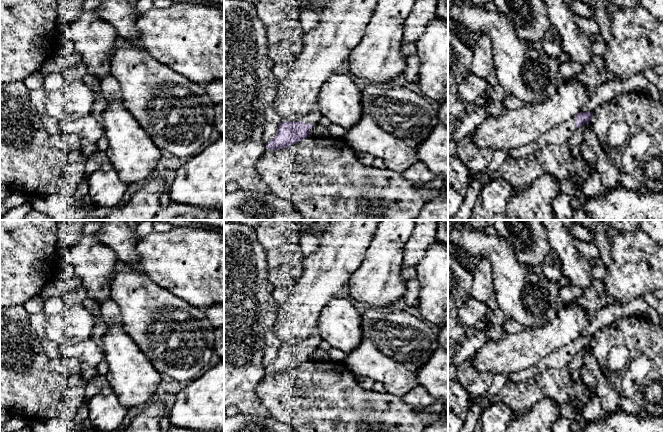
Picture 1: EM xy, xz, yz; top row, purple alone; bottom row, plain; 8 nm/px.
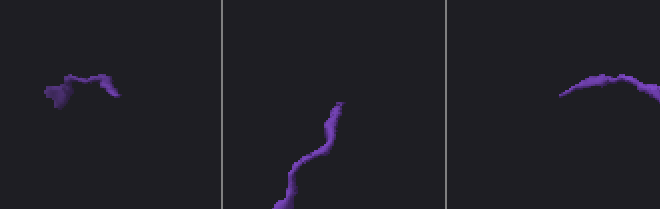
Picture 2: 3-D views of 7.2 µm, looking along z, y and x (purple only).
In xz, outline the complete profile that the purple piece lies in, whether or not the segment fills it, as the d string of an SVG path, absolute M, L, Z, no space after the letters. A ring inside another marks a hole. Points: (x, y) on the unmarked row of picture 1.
M317 326L305 341L295 345L285 344L282 346L277 359L266 368L266 372L270 374L289 372L310 361L310 354L319 347L321 341L322 337Z

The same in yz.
M580 336L575 341L557 349L541 359L531 369L522 369L509 374L508 382L520 383L532 378L537 372L551 368L565 370L573 362L575 354L584 348L589 348L593 336Z

